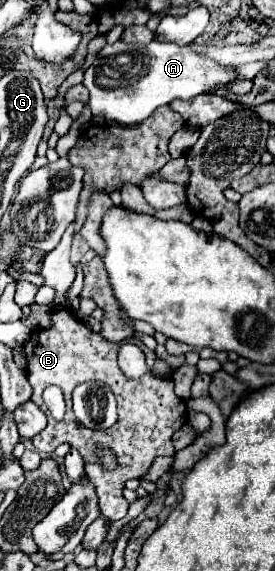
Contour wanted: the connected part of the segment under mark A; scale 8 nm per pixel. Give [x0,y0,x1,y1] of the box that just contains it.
[83,41,237,125]

